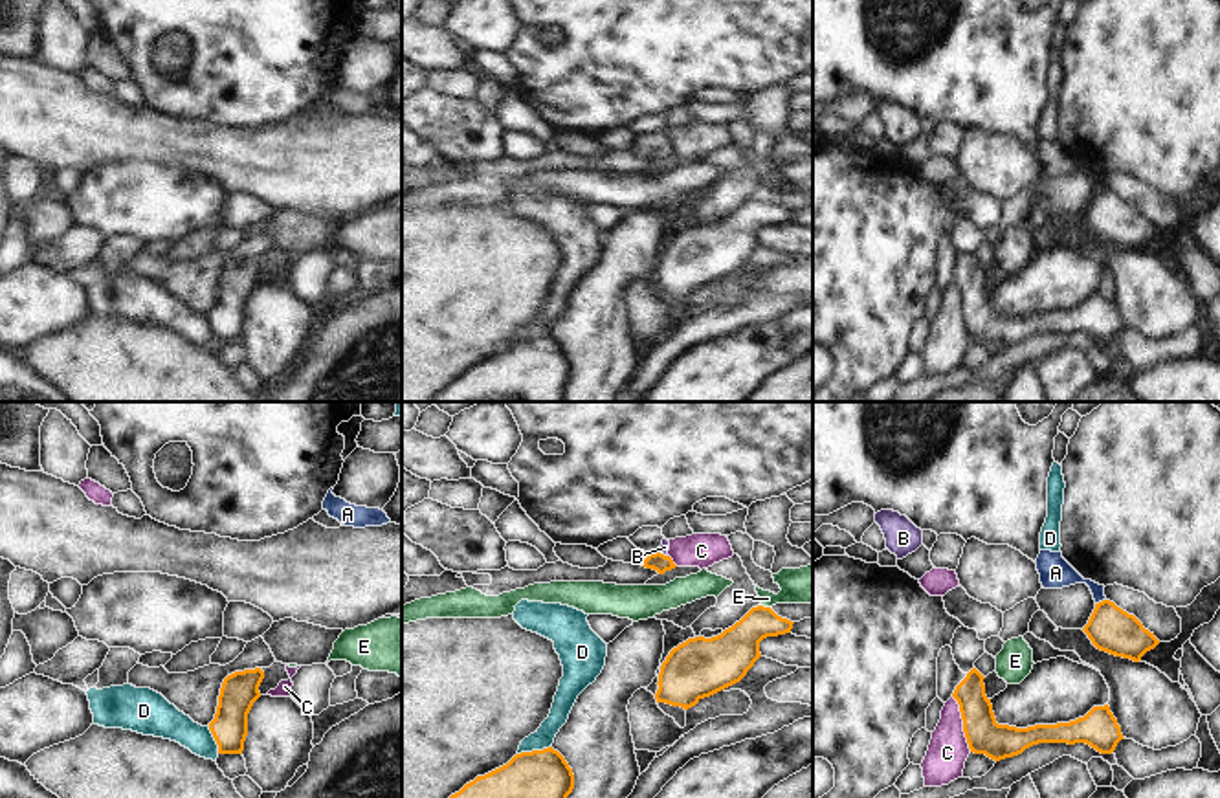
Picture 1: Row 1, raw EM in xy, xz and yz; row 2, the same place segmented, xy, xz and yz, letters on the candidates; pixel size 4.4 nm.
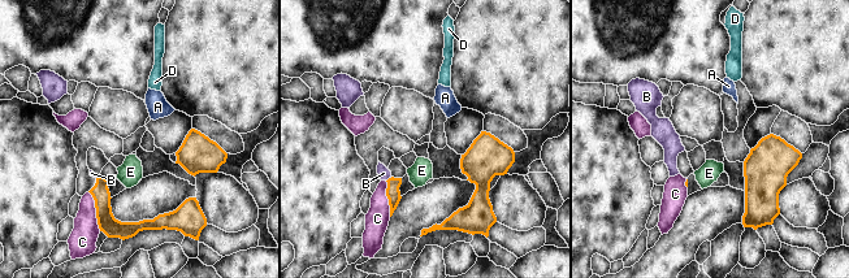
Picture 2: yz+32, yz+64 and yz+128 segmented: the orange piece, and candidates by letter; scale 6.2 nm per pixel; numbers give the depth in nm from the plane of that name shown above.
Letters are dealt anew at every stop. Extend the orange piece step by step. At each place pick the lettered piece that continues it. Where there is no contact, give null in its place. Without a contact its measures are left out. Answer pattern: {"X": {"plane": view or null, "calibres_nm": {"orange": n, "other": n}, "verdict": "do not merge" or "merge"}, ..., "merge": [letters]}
{"A": {"plane": "yz", "calibres_nm": {"orange": 200, "other": 140}, "verdict": "do not merge"}, "B": {"plane": "xz", "calibres_nm": {"orange": 80, "other": 50}, "verdict": "merge"}, "C": {"plane": "yz", "calibres_nm": {"orange": 160, "other": 180}, "verdict": "do not merge"}, "D": {"plane": "xz", "calibres_nm": {"orange": 200, "other": 90}, "verdict": "do not merge"}, "E": {"plane": "xz", "calibres_nm": {"orange": 200, "other": 170}, "verdict": "do not merge"}, "merge": ["B"]}

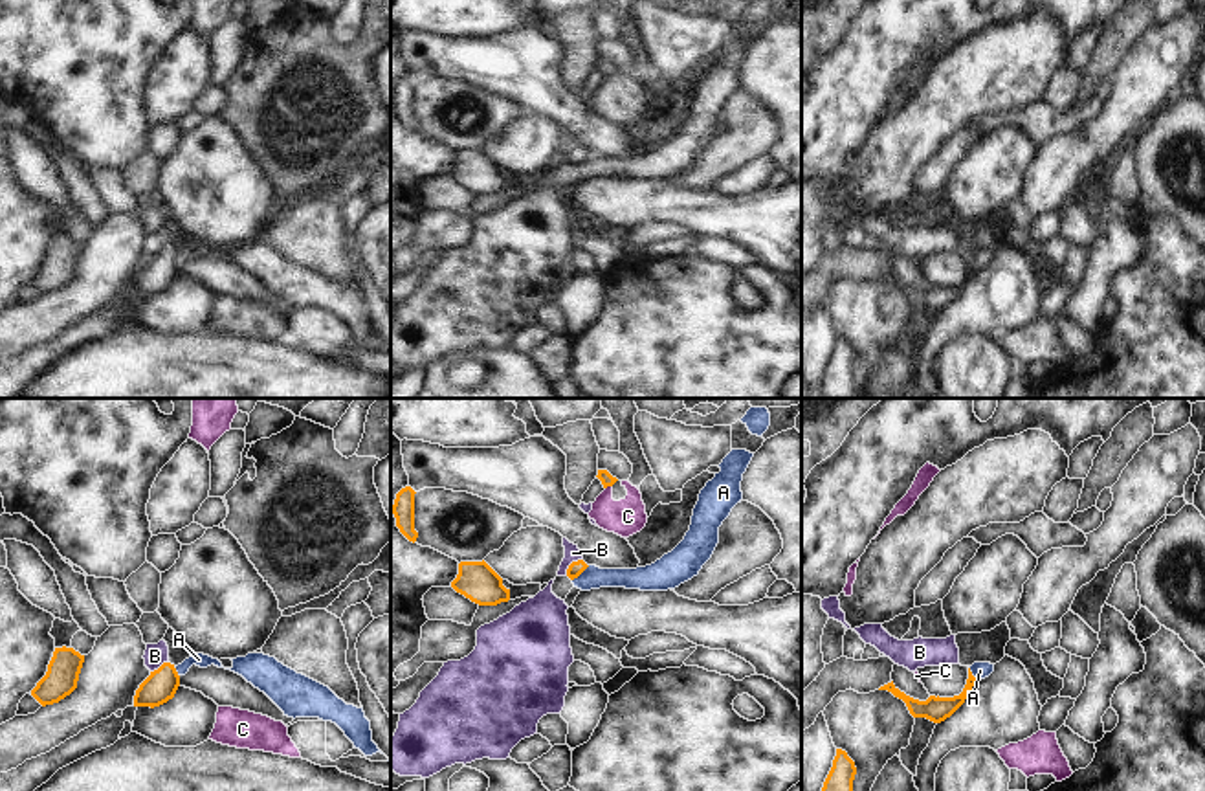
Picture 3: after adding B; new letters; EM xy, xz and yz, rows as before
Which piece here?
{"A": {"plane": "xz", "calibres_nm": {"orange": 70, "other": 100}, "verdict": "do not merge"}, "B": {"plane": "xz", "calibres_nm": {"orange": 70, "other": 70}, "verdict": "do not merge"}, "C": {"plane": "xz", "calibres_nm": {"orange": 60, "other": 160}, "verdict": "do not merge"}, "merge": []}

